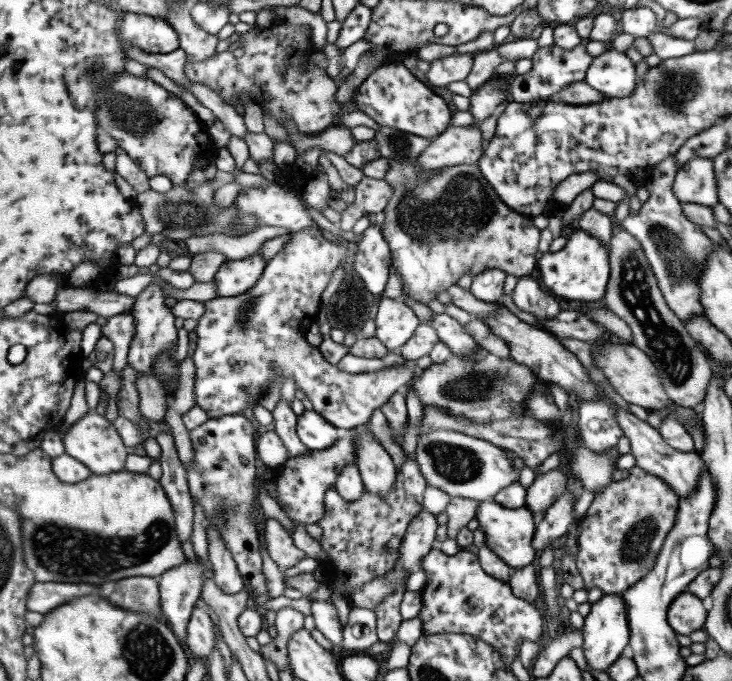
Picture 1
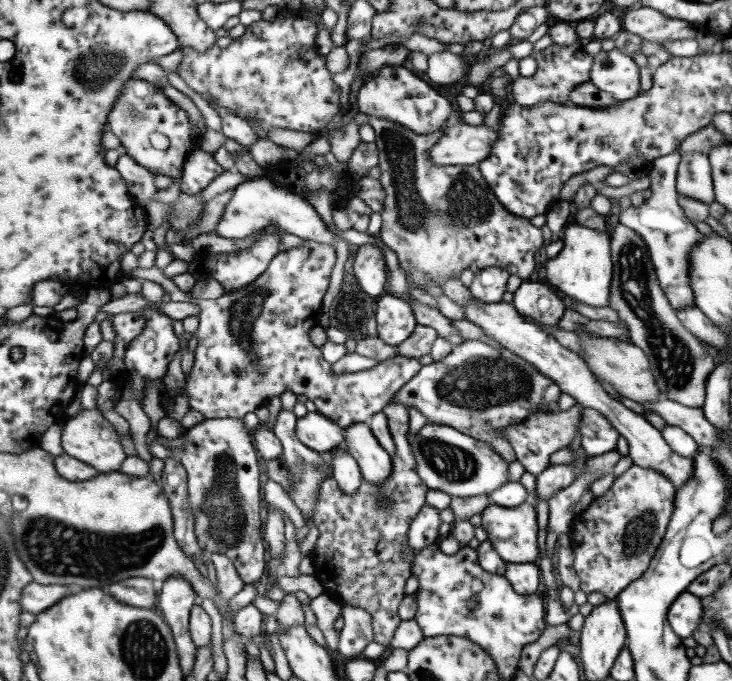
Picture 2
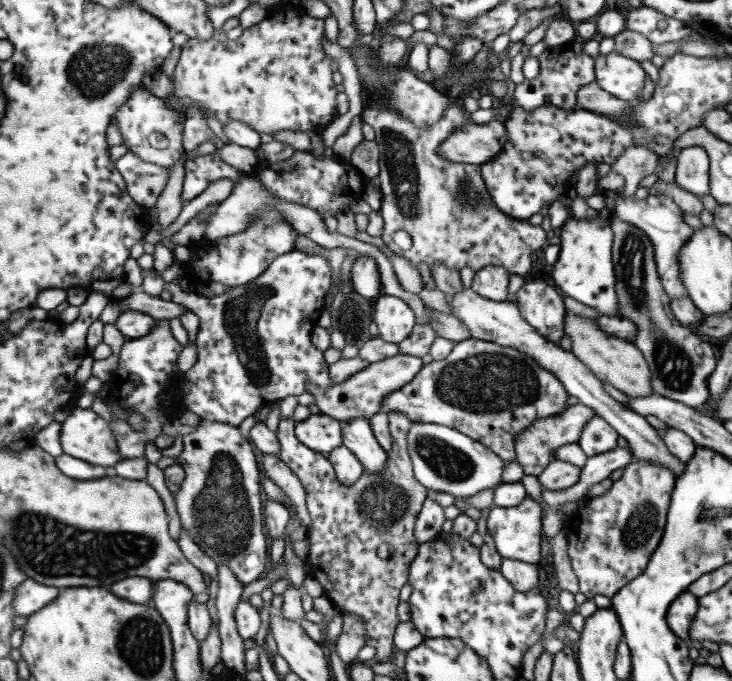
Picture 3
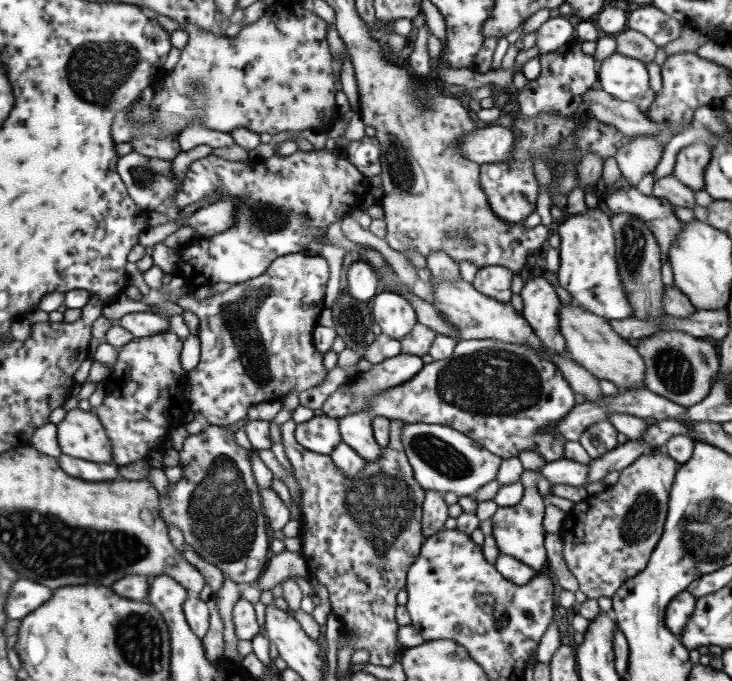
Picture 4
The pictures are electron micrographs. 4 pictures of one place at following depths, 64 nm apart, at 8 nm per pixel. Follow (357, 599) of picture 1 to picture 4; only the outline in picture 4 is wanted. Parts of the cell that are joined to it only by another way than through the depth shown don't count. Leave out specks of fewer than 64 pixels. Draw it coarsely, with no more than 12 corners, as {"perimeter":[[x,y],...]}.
{"perimeter":[[425,490],[421,538],[445,530],[447,504],[437,490]]}

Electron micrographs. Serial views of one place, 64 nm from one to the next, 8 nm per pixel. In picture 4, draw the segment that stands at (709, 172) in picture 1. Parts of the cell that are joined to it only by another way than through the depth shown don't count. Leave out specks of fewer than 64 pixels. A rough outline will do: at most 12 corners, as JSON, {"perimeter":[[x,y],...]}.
{"perimeter":[[691,144],[677,152],[673,178],[703,190],[711,144]]}

